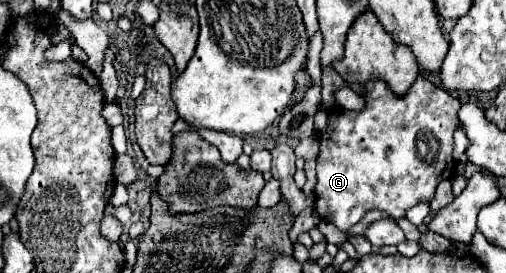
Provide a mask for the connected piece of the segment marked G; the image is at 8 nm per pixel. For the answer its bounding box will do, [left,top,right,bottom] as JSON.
[316,76,458,232]

